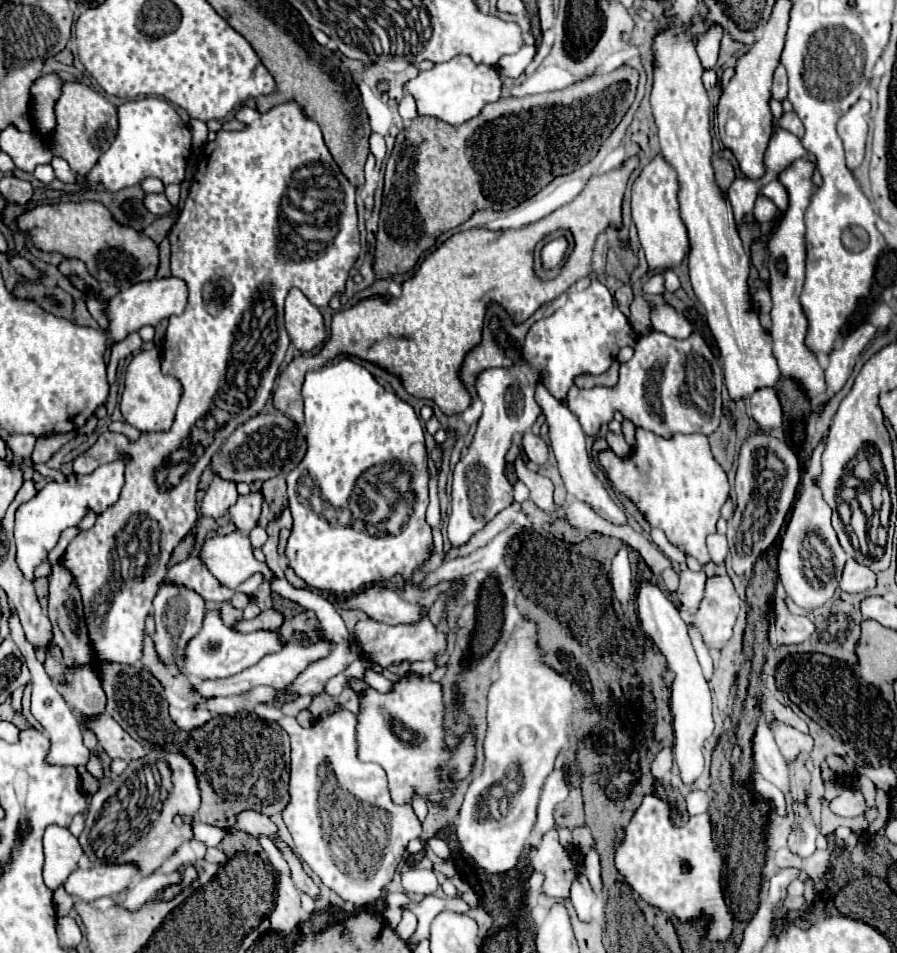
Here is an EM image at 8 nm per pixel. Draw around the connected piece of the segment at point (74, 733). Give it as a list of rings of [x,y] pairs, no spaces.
[[[11,607],[9,609],[9,619],[7,623],[11,625],[11,633],[9,637],[17,643],[17,647],[21,649],[23,657],[27,659],[27,665],[29,665],[29,671],[31,671],[31,685],[33,685],[33,695],[31,695],[31,713],[33,717],[49,731],[51,735],[51,749],[49,749],[49,755],[47,755],[47,761],[53,763],[53,765],[85,765],[87,763],[87,757],[91,757],[89,749],[83,745],[83,737],[81,737],[81,729],[79,729],[79,723],[75,719],[75,715],[71,713],[69,705],[63,701],[63,697],[59,697],[59,691],[55,689],[51,677],[47,677],[47,671],[43,669],[43,663],[39,663],[35,659],[35,649],[25,641],[25,633],[23,633],[23,627],[17,619],[17,609]]]

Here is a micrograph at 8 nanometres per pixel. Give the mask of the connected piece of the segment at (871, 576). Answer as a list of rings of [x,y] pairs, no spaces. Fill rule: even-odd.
[[[849,557],[839,587],[847,593],[873,591],[877,587],[877,573],[873,573],[867,565],[859,565],[853,557]]]

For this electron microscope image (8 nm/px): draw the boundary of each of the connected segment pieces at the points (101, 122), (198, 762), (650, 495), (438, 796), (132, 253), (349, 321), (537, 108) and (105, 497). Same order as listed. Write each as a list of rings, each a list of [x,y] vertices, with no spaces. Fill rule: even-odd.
[[[65,81],[61,85],[61,97],[55,103],[55,129],[47,135],[53,155],[63,157],[73,173],[89,173],[97,163],[101,151],[105,151],[117,133],[117,109],[101,93],[89,89],[81,81]]]
[[[107,665],[103,669],[103,691],[107,693],[107,709],[109,713],[135,741],[139,741],[145,749],[163,749],[169,753],[183,753],[191,765],[195,765],[195,775],[199,777],[201,805],[199,805],[199,821],[211,827],[235,829],[237,815],[243,809],[255,809],[267,817],[283,813],[289,797],[289,737],[275,723],[267,723],[265,719],[233,719],[229,715],[215,715],[211,721],[201,725],[199,729],[175,729],[175,723],[169,717],[167,699],[161,683],[139,665]]]
[[[635,427],[635,443],[627,455],[619,455],[607,447],[595,455],[595,461],[605,471],[613,489],[629,499],[651,527],[661,529],[675,547],[695,557],[703,567],[711,561],[705,539],[715,533],[721,505],[729,495],[729,483],[705,435],[659,437],[643,427]]]
[[[407,673],[393,683],[391,691],[381,693],[373,687],[365,687],[357,693],[359,715],[357,715],[357,757],[359,761],[379,763],[389,779],[389,793],[397,805],[411,803],[415,795],[443,807],[457,785],[473,771],[477,747],[475,727],[471,725],[463,735],[457,737],[455,747],[445,745],[445,703],[443,685],[431,681],[427,675]],[[393,721],[399,723],[407,739],[393,733]]]
[[[53,203],[53,205],[37,205],[27,209],[17,217],[19,233],[29,235],[31,243],[47,253],[59,253],[67,259],[79,259],[87,265],[87,271],[99,281],[117,285],[123,289],[151,281],[155,277],[159,265],[157,245],[141,237],[131,227],[121,227],[113,221],[111,213],[101,203]]]
[[[637,157],[623,167],[593,177],[587,187],[571,203],[559,207],[537,223],[509,231],[469,229],[449,237],[443,245],[429,251],[417,271],[401,283],[399,297],[373,295],[361,299],[349,309],[333,315],[329,341],[317,355],[295,357],[277,377],[273,391],[273,407],[289,415],[297,425],[303,423],[301,385],[307,371],[321,369],[325,361],[337,355],[353,355],[375,363],[395,375],[409,395],[417,399],[433,399],[445,415],[457,415],[471,403],[457,373],[463,357],[481,341],[485,307],[489,301],[503,305],[515,323],[525,321],[543,303],[565,293],[577,279],[591,273],[591,257],[597,235],[611,223],[621,225],[621,199]],[[557,229],[569,229],[575,237],[575,249],[553,281],[539,281],[533,275],[535,245]]]
[[[619,67],[611,73],[591,77],[561,91],[493,101],[483,107],[479,117],[473,117],[463,125],[447,125],[445,121],[435,121],[435,117],[417,115],[411,125],[397,135],[395,147],[387,161],[383,205],[375,235],[377,243],[373,269],[377,277],[391,277],[413,269],[417,259],[433,247],[441,233],[461,225],[475,211],[485,207],[495,211],[511,209],[543,189],[553,177],[589,163],[633,103],[637,81],[639,75],[635,69]]]
[[[113,461],[113,463],[105,463],[101,467],[97,467],[91,475],[71,475],[67,483],[47,483],[41,491],[37,491],[37,495],[23,503],[17,511],[15,511],[15,561],[19,571],[23,573],[23,577],[33,579],[33,571],[47,559],[49,551],[57,545],[59,535],[63,529],[67,527],[75,527],[79,525],[79,521],[85,517],[85,509],[91,507],[95,513],[107,509],[111,503],[115,503],[119,499],[123,487],[123,463],[121,461]]]

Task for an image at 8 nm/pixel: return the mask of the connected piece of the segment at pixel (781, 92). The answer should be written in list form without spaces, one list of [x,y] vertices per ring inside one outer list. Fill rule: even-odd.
[[[783,63],[777,65],[775,75],[773,75],[773,97],[783,101],[787,97],[787,71],[783,69]]]

